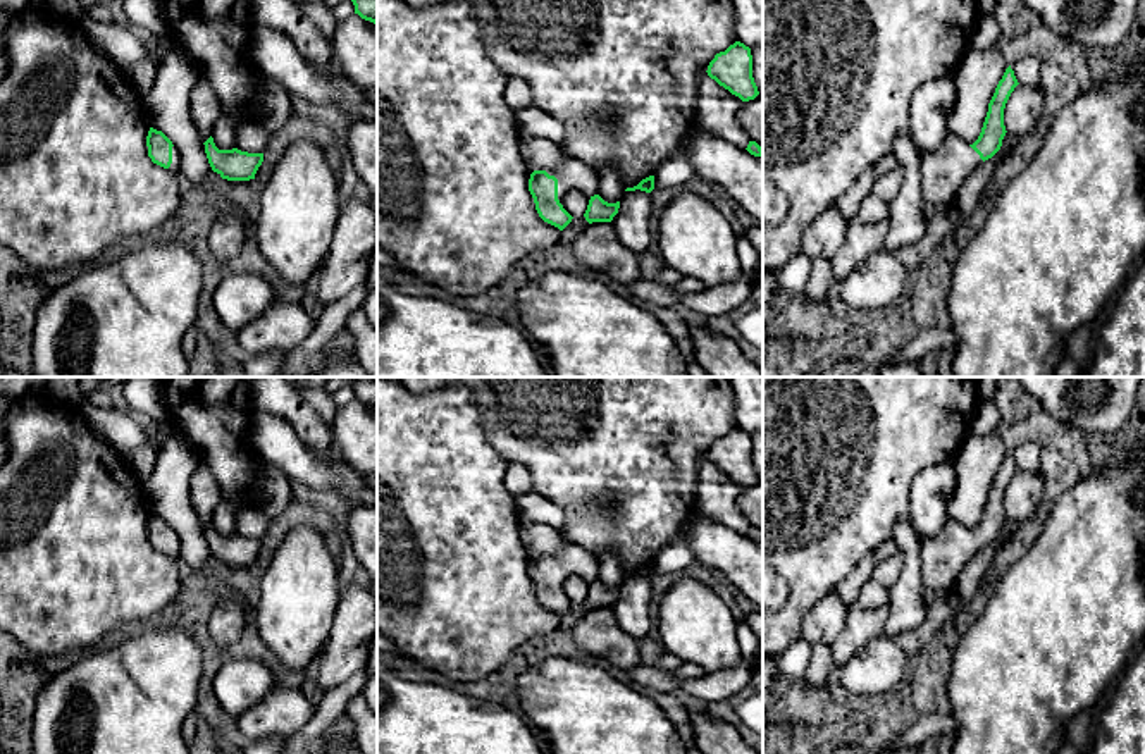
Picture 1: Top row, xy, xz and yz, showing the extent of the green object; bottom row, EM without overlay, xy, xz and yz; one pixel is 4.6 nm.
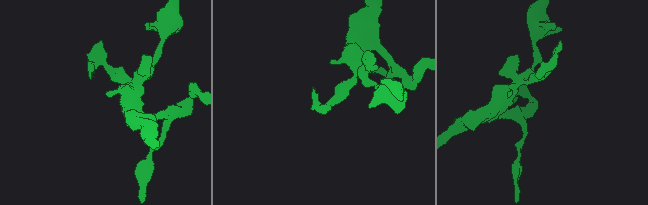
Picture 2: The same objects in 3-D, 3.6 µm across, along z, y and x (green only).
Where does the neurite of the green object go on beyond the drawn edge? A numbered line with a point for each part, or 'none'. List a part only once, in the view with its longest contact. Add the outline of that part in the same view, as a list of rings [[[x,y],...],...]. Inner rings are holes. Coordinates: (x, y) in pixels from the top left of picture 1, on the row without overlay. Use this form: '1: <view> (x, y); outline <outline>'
1: xz (572, 560); outline [[[565,541],[565,546],[553,554],[546,554],[549,561],[554,561],[558,565],[558,585],[561,589],[561,584],[572,577],[579,575],[585,578],[589,584],[597,580],[597,565],[599,558],[587,551],[585,547]]]

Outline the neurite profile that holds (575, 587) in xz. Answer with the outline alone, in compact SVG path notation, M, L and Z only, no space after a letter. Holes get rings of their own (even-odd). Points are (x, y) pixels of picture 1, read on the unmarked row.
M572 575L561 584L561 590L573 604L577 604L584 603L589 585L591 584L585 578Z

